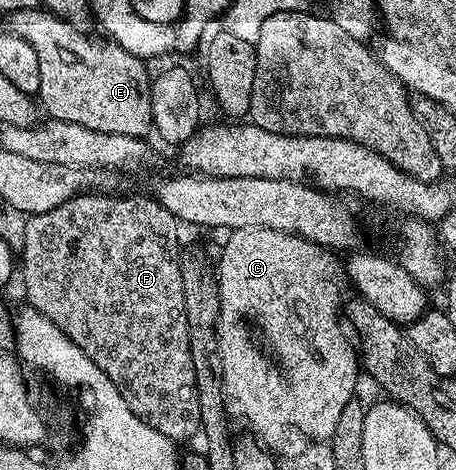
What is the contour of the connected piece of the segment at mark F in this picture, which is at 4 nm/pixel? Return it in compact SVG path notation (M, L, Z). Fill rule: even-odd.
M112 193L76 195L70 201L58 205L58 209L50 209L50 213L28 216L26 241L22 248L24 295L28 298L25 300L27 306L42 313L50 321L54 321L54 325L58 325L58 329L62 329L62 333L66 333L66 337L70 337L70 341L74 341L74 345L78 345L78 349L82 349L82 353L86 353L86 357L90 357L90 361L94 361L94 365L98 365L98 369L102 369L102 373L106 373L106 377L110 377L110 381L114 381L114 385L118 385L118 393L122 393L122 397L126 397L126 405L139 419L146 421L146 425L158 429L158 433L170 437L173 441L181 441L180 439L186 438L187 435L194 433L196 435L201 430L200 402L194 377L194 361L190 357L190 333L186 321L186 301L184 300L182 273L180 272L182 242L180 243L179 229L181 230L181 228L175 217L155 197L143 199L140 195L108 194Z

